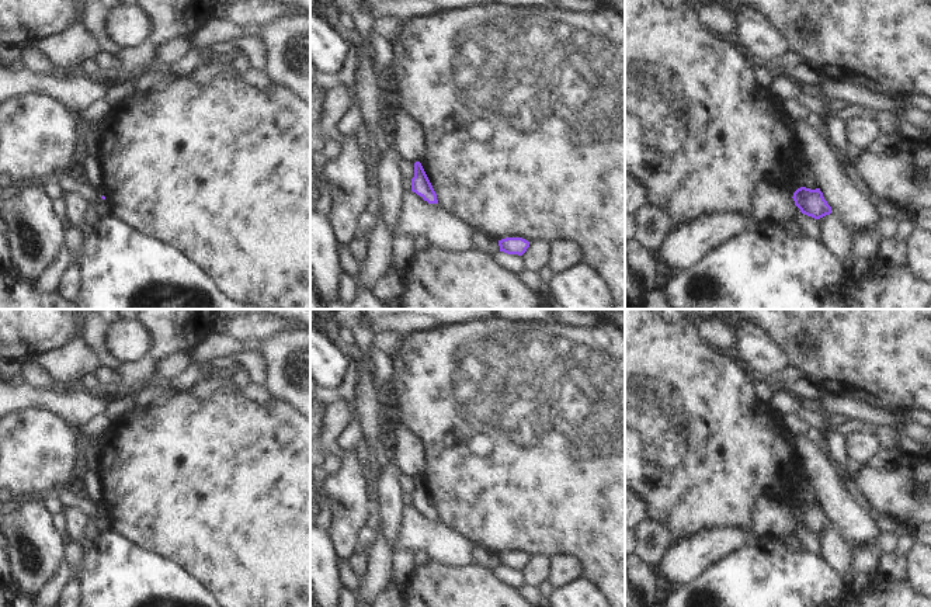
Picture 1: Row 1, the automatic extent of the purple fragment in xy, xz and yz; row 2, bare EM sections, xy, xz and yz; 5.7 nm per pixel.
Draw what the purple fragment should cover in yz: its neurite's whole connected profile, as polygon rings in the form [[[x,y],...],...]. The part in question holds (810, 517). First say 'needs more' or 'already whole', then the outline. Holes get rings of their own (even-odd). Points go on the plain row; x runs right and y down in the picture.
already whole; [[[800,502],[793,507],[792,513],[802,528],[814,534],[820,534],[831,528],[831,521],[824,514],[820,503],[810,504]]]

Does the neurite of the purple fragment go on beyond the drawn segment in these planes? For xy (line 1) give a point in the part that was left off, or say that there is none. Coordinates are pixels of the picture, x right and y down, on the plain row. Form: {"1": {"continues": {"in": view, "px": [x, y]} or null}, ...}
{"1": {"continues": null}}

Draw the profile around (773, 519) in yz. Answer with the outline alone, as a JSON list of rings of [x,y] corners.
[[[760,500],[754,506],[754,521],[760,541],[786,538],[798,528],[793,506],[786,502]]]

